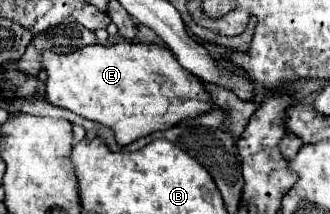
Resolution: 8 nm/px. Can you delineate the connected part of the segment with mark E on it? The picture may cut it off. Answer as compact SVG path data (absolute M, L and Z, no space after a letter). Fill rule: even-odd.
M117 41L109 47L87 45L67 55L43 51L41 65L47 73L47 101L109 127L119 147L149 133L165 131L181 119L201 115L211 107L211 97L203 91L201 81L185 71L169 49L149 43Z

